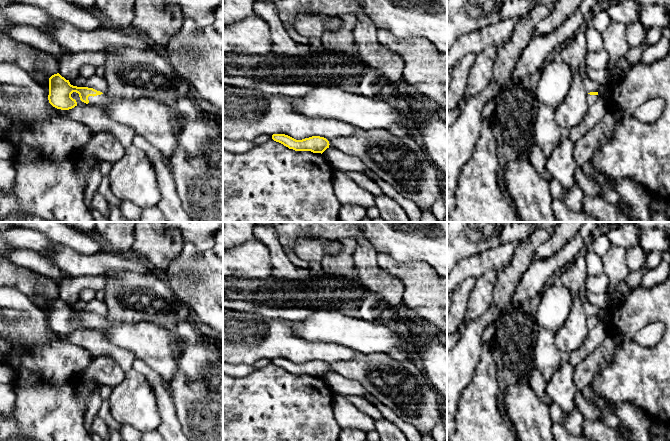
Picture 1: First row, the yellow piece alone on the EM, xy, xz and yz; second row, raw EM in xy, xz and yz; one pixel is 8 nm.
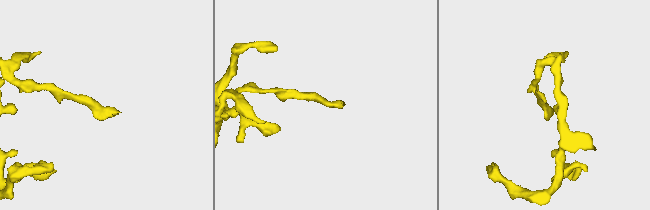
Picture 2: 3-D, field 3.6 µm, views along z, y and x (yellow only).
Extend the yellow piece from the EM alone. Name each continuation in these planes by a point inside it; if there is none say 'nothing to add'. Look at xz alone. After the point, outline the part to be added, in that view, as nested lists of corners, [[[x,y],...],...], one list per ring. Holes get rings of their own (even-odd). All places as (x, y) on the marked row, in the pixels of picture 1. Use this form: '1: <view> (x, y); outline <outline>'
1: xz (402, 162); outline [[[357,128],[353,135],[335,137],[329,144],[331,148],[359,158],[369,170],[391,184],[403,197],[415,202],[421,210],[431,210],[436,199],[442,197],[444,177],[414,135],[403,138],[390,131]]]

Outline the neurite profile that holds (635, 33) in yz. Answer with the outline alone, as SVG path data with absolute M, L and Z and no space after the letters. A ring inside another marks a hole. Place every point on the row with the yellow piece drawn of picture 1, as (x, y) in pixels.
M638 21L626 28L626 38L630 47L637 47L644 44L646 28Z

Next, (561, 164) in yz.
M567 138L546 158L546 170L564 188L576 185L575 172L578 166L573 156L574 147L575 143Z

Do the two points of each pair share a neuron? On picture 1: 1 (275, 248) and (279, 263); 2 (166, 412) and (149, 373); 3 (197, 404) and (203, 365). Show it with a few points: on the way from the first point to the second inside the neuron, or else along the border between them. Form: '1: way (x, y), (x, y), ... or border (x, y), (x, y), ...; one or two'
1: way (276, 252), (279, 259); one
2: way (165, 402), (157, 383); one
3: way (201, 394), (201, 378), (203, 375); one

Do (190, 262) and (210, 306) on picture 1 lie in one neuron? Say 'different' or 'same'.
same

